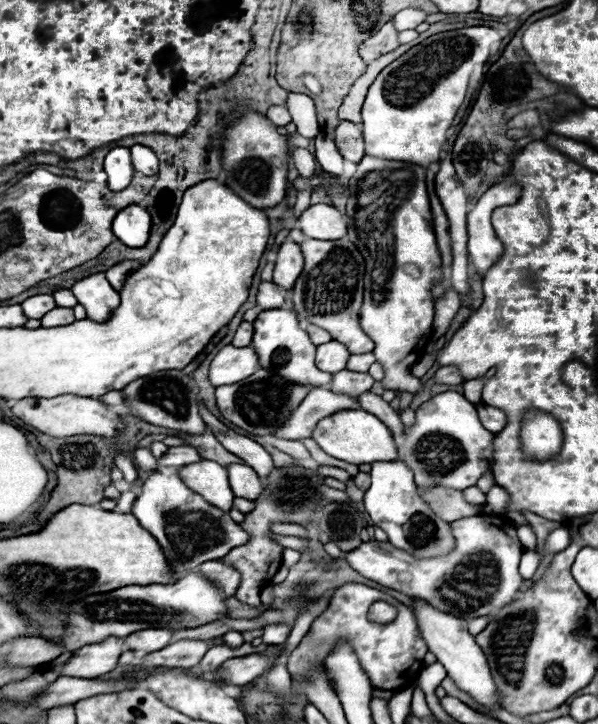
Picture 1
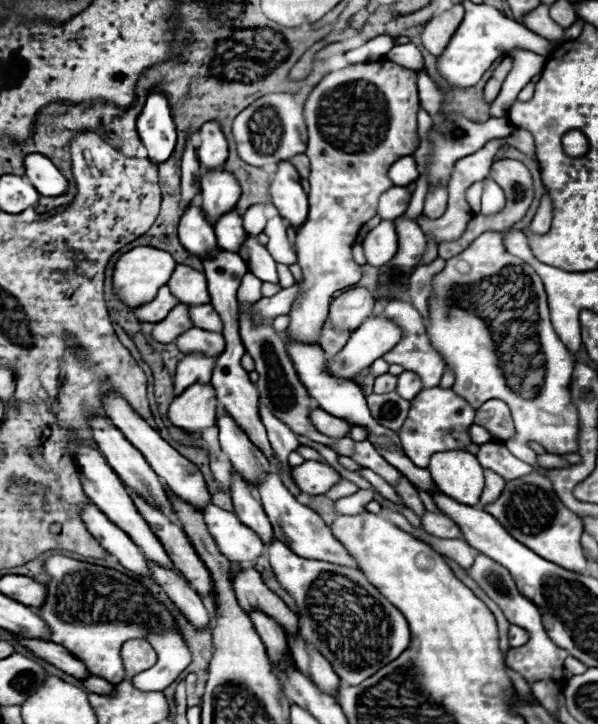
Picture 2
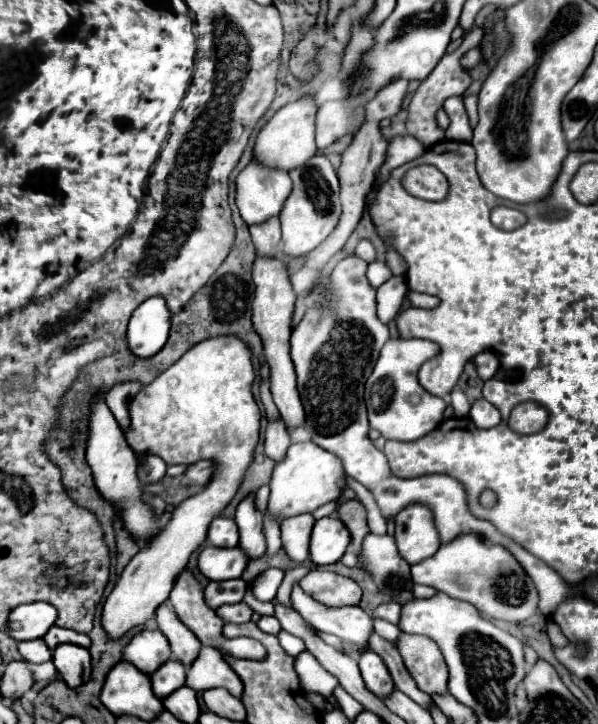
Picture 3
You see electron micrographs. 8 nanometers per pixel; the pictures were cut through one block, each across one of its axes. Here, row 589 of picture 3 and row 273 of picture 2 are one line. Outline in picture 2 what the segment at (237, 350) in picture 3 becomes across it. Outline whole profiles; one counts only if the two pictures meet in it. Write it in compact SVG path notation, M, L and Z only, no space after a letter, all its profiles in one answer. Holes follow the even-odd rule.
M138 246L132 248L130 252L122 254L120 260L116 262L116 270L114 270L114 292L116 296L130 308L136 308L148 300L152 300L158 292L158 288L162 284L168 284L174 268L176 268L176 260L170 256L170 252L152 248L152 246Z

